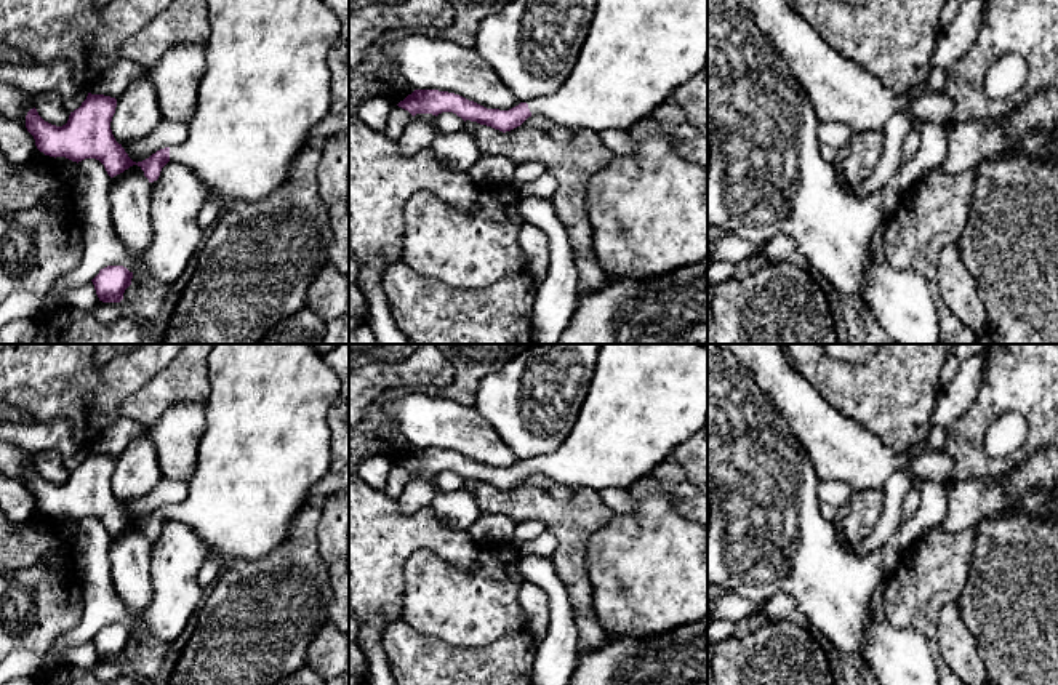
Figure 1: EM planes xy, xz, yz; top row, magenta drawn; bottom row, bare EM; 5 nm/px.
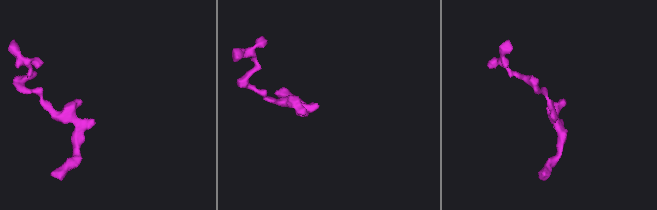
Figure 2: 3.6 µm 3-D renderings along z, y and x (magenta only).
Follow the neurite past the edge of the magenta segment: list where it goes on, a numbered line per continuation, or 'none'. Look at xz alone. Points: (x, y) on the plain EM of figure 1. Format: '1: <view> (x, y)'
1: xz (644, 400)

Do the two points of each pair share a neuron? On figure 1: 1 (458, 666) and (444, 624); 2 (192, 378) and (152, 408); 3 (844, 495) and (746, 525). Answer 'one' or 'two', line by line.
1: two
2: one
3: two

